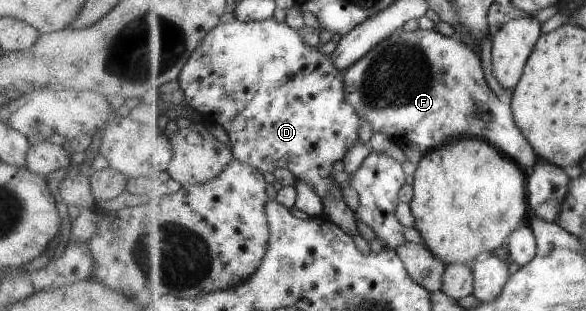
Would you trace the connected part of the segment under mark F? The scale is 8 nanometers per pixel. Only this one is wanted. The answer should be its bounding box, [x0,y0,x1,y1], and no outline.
[344,29,539,175]

